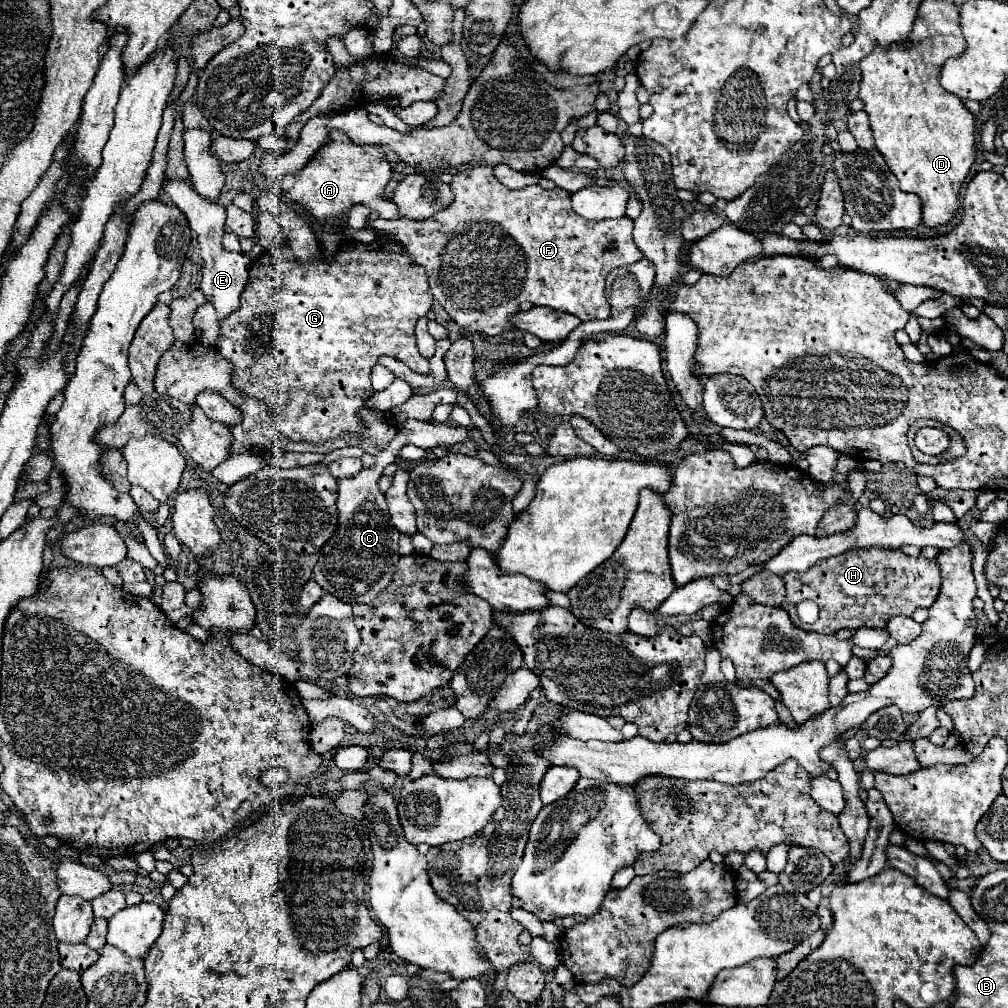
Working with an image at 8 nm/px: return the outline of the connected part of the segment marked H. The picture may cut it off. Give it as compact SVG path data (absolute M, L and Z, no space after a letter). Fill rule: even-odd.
M854 548L854 550L848 550L848 552L840 554L840 556L826 558L826 560L822 560L820 564L814 564L812 568L808 568L806 572L788 572L788 574L784 574L784 584L786 584L786 600L782 602L782 608L790 614L792 622L794 622L798 628L802 628L802 630L812 630L812 632L820 632L820 634L836 634L836 632L842 630L842 628L850 628L850 630L858 630L858 628L862 628L862 626L868 626L868 628L886 628L886 624L888 624L888 620L890 620L892 616L912 616L916 608L930 608L930 606L934 604L938 592L940 592L940 566L936 564L936 560L926 560L922 555L919 555L918 558L906 556L906 554L900 552L900 550L892 552L892 548L862 548L862 550L856 550L856 548ZM800 600L814 600L814 602L818 604L820 616L818 616L818 620L816 620L814 624L802 624L802 622L798 622L796 604L798 604Z

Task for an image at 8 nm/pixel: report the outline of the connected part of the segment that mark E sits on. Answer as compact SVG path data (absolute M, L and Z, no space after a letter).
M166 180L164 182L164 192L170 196L172 204L176 204L188 218L192 232L196 234L196 240L200 244L200 256L204 258L204 268L202 268L202 282L200 288L206 294L206 304L200 306L194 314L194 328L196 336L204 346L214 346L218 340L218 328L220 328L220 318L228 316L232 310L240 306L240 294L246 288L248 282L249 266L252 260L244 252L224 252L222 248L222 236L224 236L224 222L226 222L226 210L216 203L206 201L196 190L192 190L190 184L184 180Z

